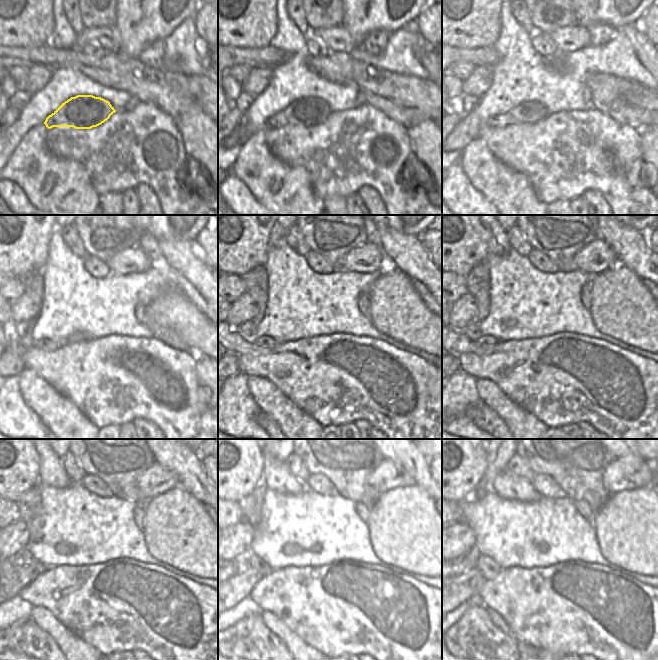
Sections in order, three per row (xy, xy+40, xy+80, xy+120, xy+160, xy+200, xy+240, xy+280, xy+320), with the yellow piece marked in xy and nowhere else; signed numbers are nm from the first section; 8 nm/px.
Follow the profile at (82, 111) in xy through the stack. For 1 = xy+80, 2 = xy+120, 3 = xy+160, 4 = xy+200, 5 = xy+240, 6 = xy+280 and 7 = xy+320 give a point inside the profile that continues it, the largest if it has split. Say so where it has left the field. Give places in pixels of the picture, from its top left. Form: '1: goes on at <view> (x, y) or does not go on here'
1: goes on at xy+80 (528, 111)
2: goes on at xy+120 (78, 337)
3: goes on at xy+160 (266, 342)
4: goes on at xy+200 (486, 341)
5: goes on at xy+240 (22, 576)
6: goes on at xy+280 (238, 587)
7: goes on at xy+320 (463, 587)

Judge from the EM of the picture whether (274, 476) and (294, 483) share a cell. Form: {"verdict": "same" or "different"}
{"verdict": "same"}

